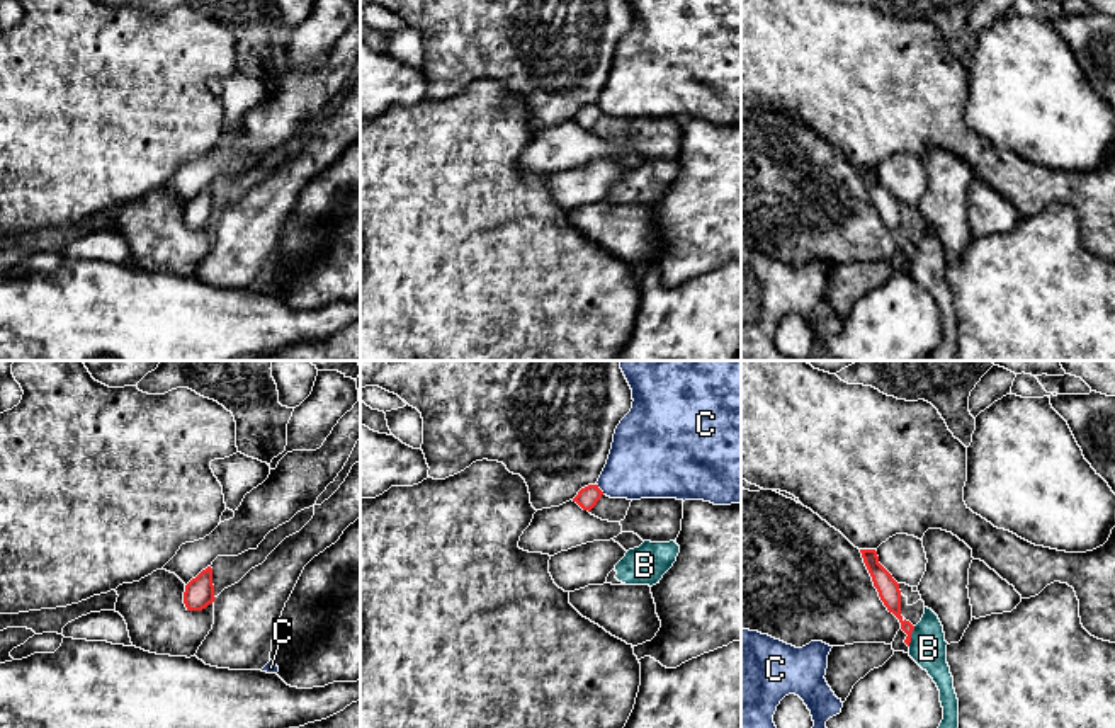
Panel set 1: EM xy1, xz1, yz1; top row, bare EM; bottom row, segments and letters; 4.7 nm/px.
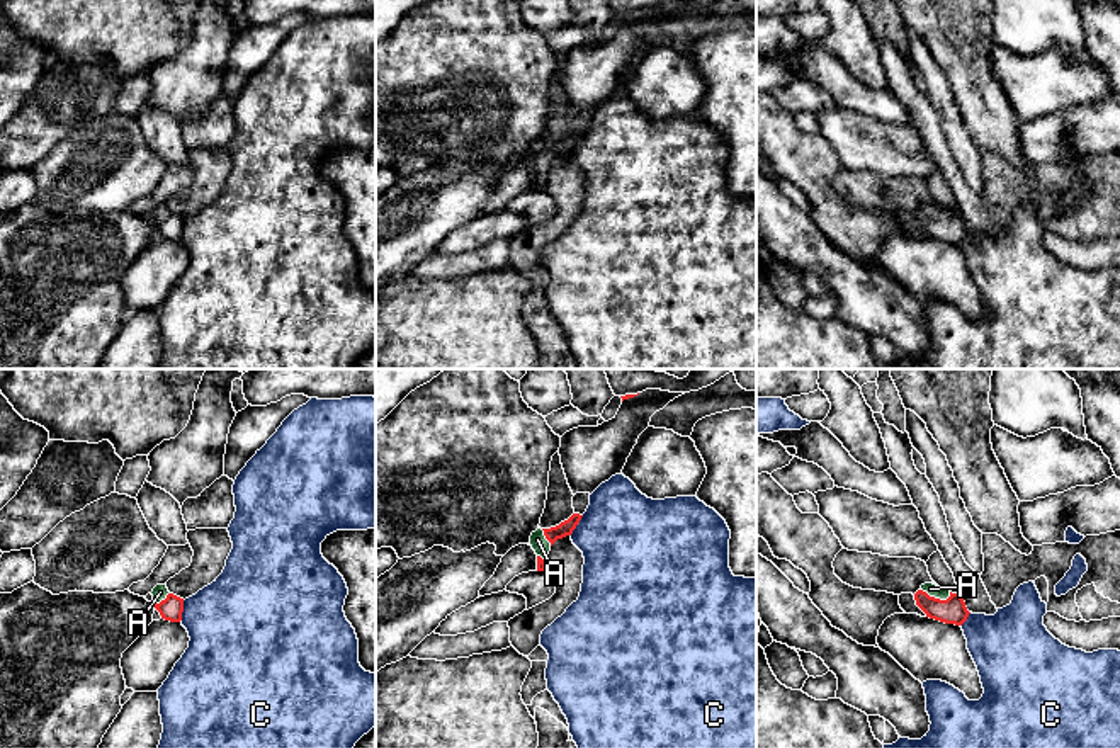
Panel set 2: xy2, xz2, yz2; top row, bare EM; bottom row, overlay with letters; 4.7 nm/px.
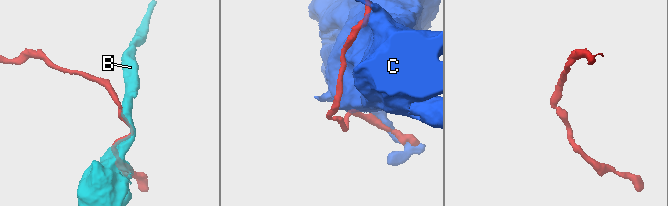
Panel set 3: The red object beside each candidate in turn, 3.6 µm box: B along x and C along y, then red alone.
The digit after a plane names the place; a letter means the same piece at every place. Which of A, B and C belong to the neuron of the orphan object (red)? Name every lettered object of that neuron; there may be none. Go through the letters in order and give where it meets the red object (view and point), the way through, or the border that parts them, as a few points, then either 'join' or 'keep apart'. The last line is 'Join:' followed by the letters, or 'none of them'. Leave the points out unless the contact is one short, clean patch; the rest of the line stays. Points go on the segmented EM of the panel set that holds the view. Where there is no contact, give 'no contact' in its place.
A: yz2 (933, 597) | across yz2 (952, 611), (933, 597), (930, 589) | join
B: yz1 (910, 636) | keep apart
C: xy2 (182, 611) | keep apart
Join: A

